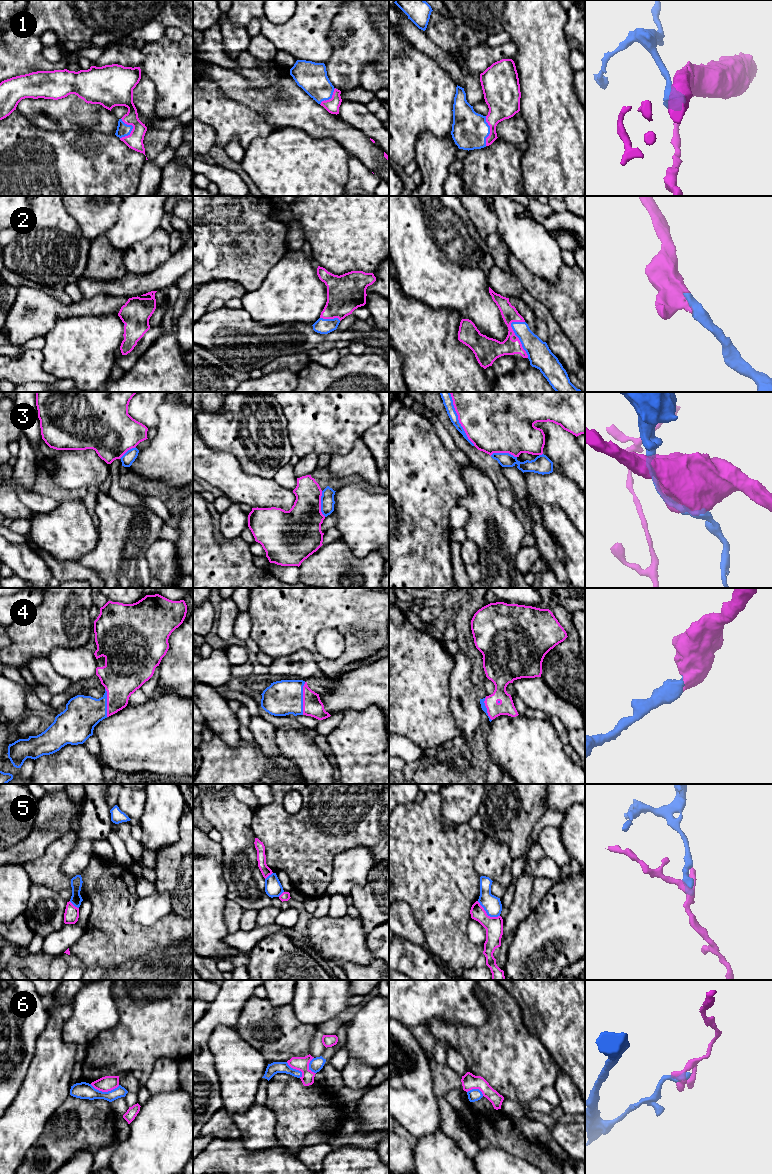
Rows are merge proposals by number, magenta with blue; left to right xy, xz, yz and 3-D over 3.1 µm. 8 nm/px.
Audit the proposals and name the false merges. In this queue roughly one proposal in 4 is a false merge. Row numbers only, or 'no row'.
5, 6

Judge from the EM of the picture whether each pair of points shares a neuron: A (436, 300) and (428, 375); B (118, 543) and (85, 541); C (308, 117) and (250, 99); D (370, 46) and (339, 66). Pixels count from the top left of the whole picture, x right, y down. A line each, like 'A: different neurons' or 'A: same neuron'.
A: different neurons
B: different neurons
C: same neuron
D: same neuron

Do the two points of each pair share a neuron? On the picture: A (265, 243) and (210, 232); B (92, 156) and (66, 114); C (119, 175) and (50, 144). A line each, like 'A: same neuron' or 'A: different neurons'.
A: same neuron
B: different neurons
C: same neuron

